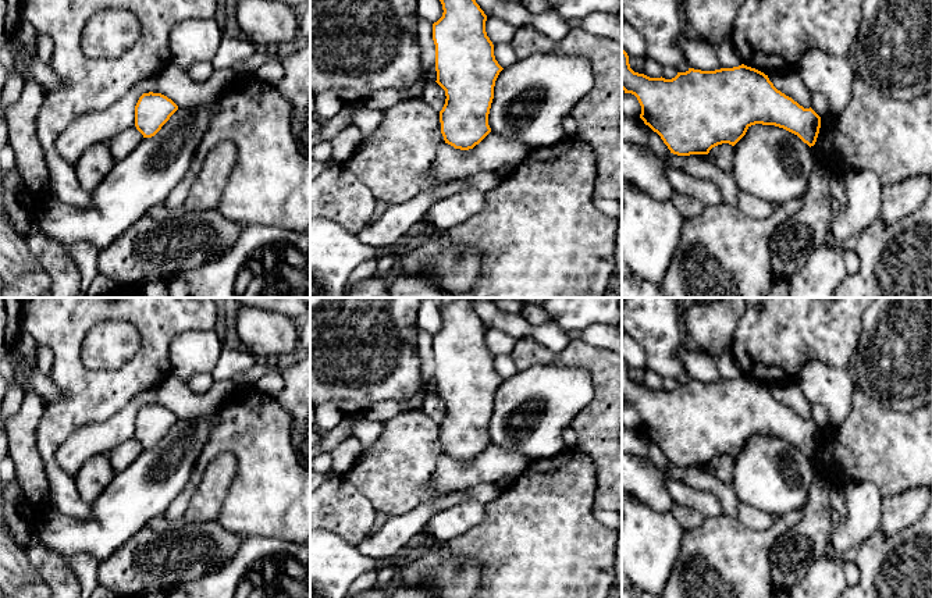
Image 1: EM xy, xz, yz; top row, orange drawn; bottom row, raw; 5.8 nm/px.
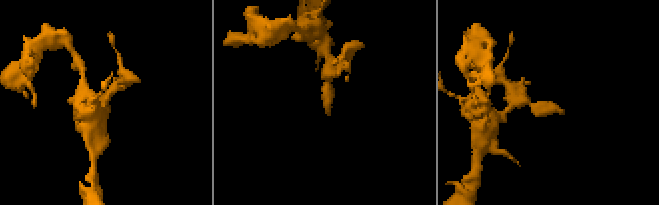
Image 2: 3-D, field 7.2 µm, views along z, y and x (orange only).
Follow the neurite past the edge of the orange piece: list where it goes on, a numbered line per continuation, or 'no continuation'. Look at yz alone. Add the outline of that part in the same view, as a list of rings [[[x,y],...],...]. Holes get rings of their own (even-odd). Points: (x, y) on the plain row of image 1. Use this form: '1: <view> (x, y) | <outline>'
no continuation

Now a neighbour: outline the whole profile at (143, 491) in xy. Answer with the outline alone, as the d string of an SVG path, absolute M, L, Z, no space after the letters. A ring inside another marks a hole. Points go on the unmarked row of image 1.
M218 409L200 420L178 420L161 441L111 483L90 505L86 519L45 508L35 524L40 544L70 559L89 553L99 563L111 558L139 530L161 515L188 484Z

